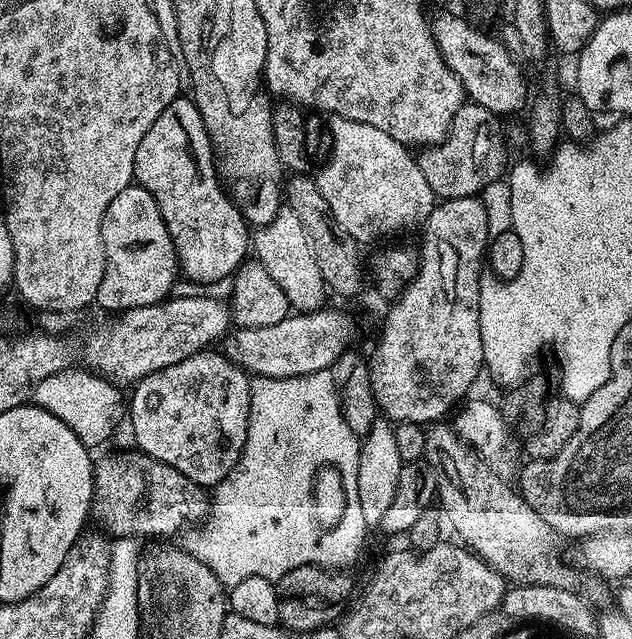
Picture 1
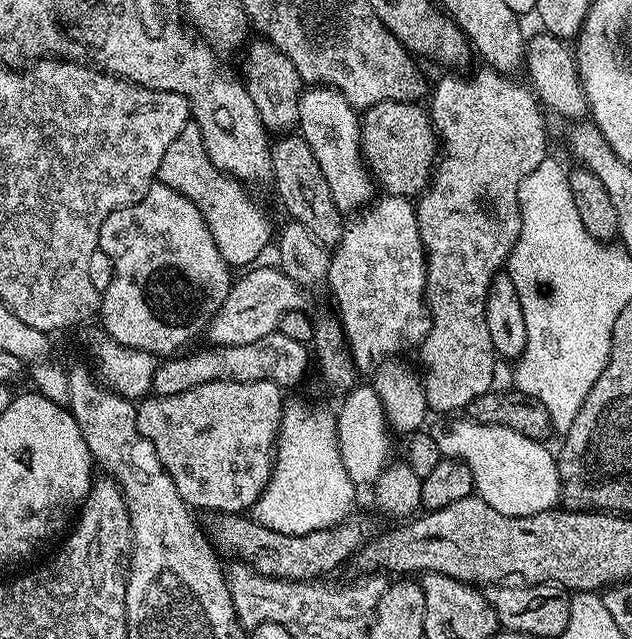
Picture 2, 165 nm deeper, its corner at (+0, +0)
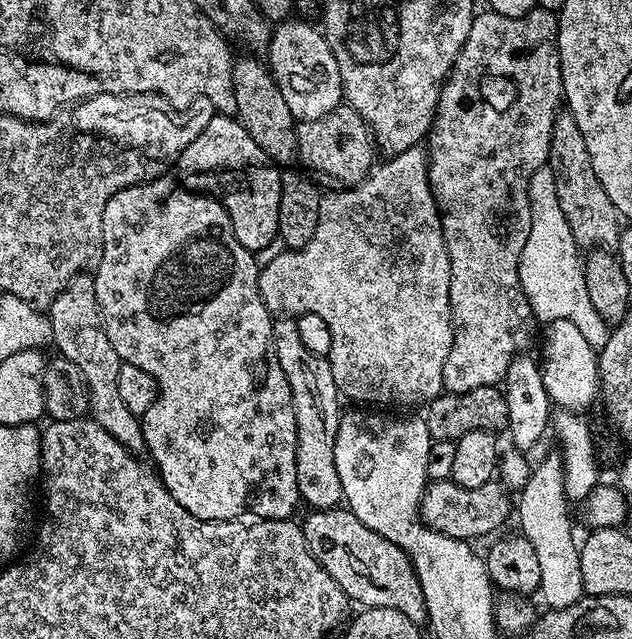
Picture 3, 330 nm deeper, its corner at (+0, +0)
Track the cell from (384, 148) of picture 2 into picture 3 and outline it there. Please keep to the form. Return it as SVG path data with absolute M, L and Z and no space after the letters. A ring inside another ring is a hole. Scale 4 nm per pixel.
M344 102L322 118L297 123L296 155L299 163L309 168L311 179L321 189L343 192L345 188L353 188L367 180L377 163L378 149L372 133L368 131L368 123Z

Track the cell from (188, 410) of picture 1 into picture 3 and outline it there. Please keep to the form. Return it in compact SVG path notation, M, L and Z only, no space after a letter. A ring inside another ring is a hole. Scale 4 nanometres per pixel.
M157 178L147 180L145 184L135 184L126 190L118 190L118 194L114 194L110 202L106 202L106 210L102 214L102 258L94 269L94 294L98 298L100 317L104 323L106 338L110 338L110 346L114 346L123 363L138 366L138 370L146 370L156 379L156 401L154 406L150 406L150 410L146 410L140 421L144 431L144 447L147 455L152 455L151 463L174 502L178 502L178 506L182 506L194 518L234 520L247 513L249 517L261 520L289 519L296 504L301 503L300 491L296 488L298 474L294 402L290 394L290 382L286 382L286 374L282 374L282 366L274 354L274 316L260 297L256 257L241 246L238 238L234 238L228 211L218 201L183 186L172 188L173 181L169 180Z

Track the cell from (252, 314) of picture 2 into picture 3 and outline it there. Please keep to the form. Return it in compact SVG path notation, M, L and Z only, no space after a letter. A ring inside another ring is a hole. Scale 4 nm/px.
M417 146L406 150L402 154L385 159L383 162L377 163L369 172L367 180L363 180L358 186L353 188L345 188L343 192L329 191L327 194L321 195L320 205L318 206L318 226L314 230L314 238L310 238L310 242L306 242L306 246L286 250L282 254L278 254L278 258L274 258L274 262L270 262L265 268L259 269L258 272L258 290L260 297L269 312L273 314L287 314L289 317L295 318L302 314L318 314L318 318L322 318L322 322L326 322L326 327L330 330L330 350L326 357L329 364L334 366L336 374L336 389L345 401L357 400L360 406L379 406L384 410L396 410L392 408L404 408L400 410L408 410L411 404L427 405L428 401L439 396L444 391L444 383L442 382L442 366L446 362L446 354L450 354L450 342L452 341L452 311L450 310L450 258L446 250L446 242L442 238L442 222L440 221L440 207L436 205L436 199L432 193L432 188L428 184L428 154L423 147Z

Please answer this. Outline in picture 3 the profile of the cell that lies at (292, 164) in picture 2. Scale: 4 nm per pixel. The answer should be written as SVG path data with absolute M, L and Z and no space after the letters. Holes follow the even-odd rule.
M244 54L233 59L232 62L232 86L234 90L234 102L236 103L235 119L240 125L262 146L262 150L270 157L272 163L277 166L288 166L291 160L297 159L296 155L296 125L292 119L290 106L282 98L282 90L274 82L272 73L263 63L260 64L255 55Z

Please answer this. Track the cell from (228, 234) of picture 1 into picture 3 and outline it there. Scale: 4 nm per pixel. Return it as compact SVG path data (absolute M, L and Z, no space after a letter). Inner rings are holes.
M213 114L210 122L206 122L206 130L186 146L174 161L175 179L183 187L201 194L207 194L216 200L228 211L228 217L234 230L234 238L247 252L255 254L262 250L262 246L270 246L272 240L278 236L278 202L282 198L282 186L280 185L281 169L272 163L269 156L246 134L246 130L240 125L240 121L230 117Z

